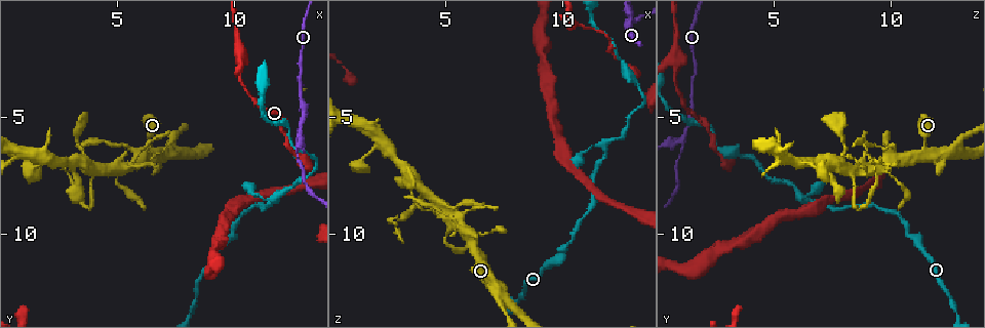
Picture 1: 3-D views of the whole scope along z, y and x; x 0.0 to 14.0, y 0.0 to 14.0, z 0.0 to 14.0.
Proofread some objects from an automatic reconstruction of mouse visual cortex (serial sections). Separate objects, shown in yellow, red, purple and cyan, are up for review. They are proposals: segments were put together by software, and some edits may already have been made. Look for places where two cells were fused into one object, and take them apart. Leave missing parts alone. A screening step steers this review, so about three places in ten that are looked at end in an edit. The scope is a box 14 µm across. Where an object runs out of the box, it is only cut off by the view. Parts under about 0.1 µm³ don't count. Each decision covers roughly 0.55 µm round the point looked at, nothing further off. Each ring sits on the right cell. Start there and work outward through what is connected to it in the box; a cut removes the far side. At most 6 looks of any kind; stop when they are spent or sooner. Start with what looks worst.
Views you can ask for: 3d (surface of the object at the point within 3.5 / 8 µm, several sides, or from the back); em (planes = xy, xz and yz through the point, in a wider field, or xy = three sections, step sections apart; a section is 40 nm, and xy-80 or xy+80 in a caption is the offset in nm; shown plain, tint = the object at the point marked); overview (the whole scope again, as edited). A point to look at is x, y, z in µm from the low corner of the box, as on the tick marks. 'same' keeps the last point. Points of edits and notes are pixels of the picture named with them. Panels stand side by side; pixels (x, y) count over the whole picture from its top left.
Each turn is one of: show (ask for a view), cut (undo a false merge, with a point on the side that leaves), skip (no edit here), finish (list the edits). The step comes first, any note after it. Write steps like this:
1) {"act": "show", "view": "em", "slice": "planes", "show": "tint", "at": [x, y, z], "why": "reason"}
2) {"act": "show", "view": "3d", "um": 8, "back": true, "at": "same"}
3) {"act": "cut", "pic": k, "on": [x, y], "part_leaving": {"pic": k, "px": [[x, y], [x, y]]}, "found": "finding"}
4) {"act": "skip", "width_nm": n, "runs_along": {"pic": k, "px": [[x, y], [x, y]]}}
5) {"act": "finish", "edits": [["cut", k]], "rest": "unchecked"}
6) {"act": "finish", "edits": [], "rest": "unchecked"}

{"act": "show", "view": "3d", "um": 3.5, "at": [12.8, 5.7, 1.3], "why": "three arms meet"}

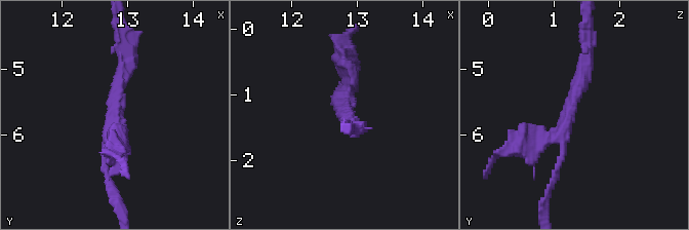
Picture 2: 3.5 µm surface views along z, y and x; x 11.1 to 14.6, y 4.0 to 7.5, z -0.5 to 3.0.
{"act": "show", "view": "em", "slice": "xy", "step": 5, "show": "plain", "at": [12.80, 5.80, 1.25], "arms": 3, "arm_widths_nm": [100, 200, 200]}

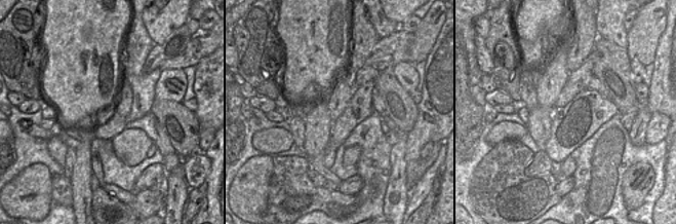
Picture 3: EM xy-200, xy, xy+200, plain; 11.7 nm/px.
{"act": "show", "view": "em", "slice": "xy", "step": 5, "show": "tint", "at": "same", "why": "where the object lies"}

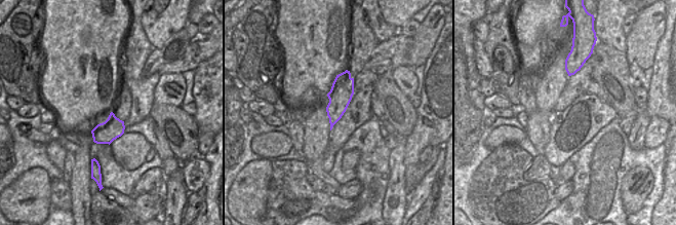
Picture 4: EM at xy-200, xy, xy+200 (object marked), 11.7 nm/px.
{"act": "skip", "found": "continuous, no second cell"}

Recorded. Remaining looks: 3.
{"act": "show", "view": "3d", "um": 3.5, "back": true, "at": [6.6, 6.5, 11.3], "why": "a narrow waist"}

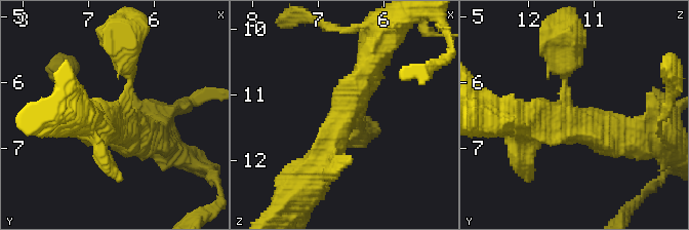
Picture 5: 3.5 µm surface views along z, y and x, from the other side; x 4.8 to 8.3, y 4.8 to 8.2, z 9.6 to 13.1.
{"act": "show", "view": "em", "slice": "xy", "step": 5, "show": "tint", "at": [6.55, 6.45, 11.40], "arms": 3, "arm_widths_nm": [350, 400, 400], "why": "need the tissue"}

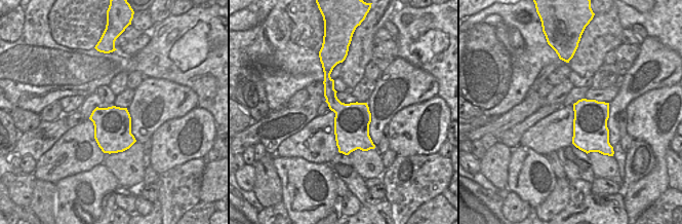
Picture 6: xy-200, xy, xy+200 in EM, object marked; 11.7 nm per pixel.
{"act": "show", "view": "em", "slice": "planes", "show": "tint", "at": "same", "why": "cut it another way"}

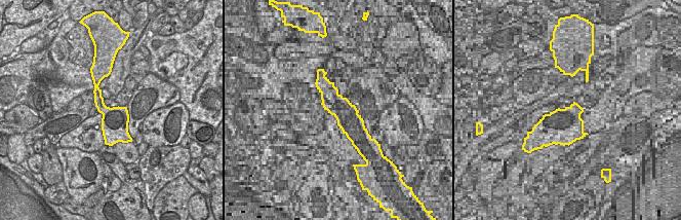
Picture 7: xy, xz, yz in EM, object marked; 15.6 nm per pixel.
{"act": "skip", "width_nm": 420, "runs_along": {"pic": 5, "px": [[556, 48], [568, 112], [618, 137]]}, "found": "all the same cell"}

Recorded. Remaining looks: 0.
{"act": "finish", "edits": [], "rest": "unchecked"}

